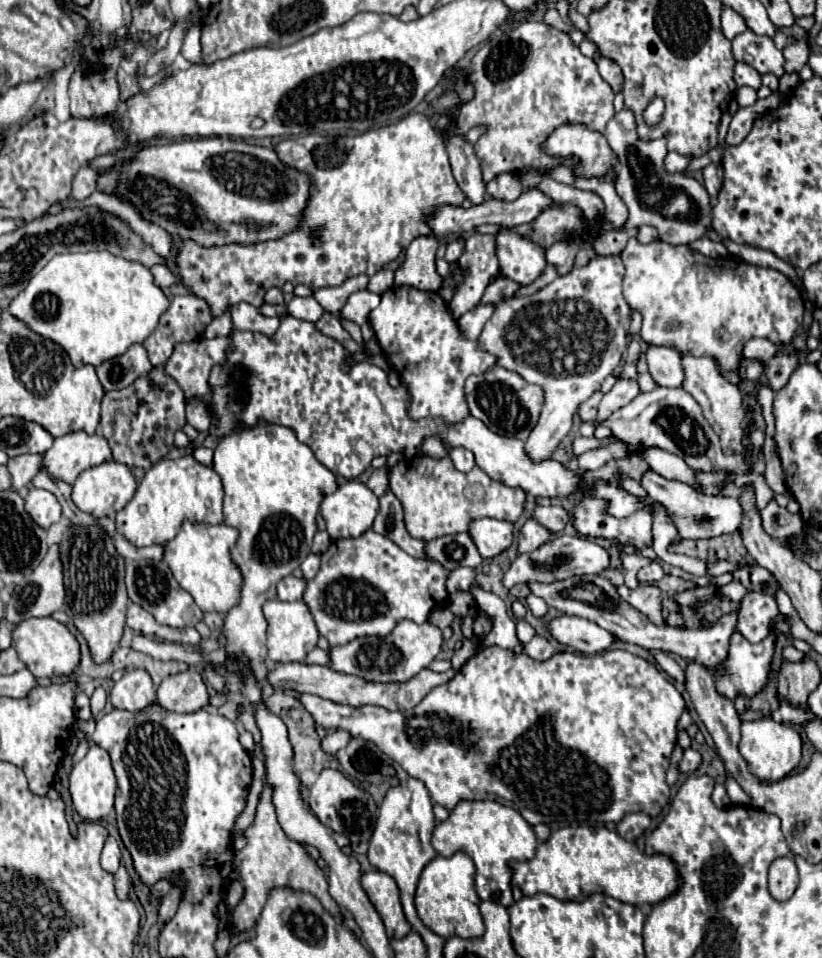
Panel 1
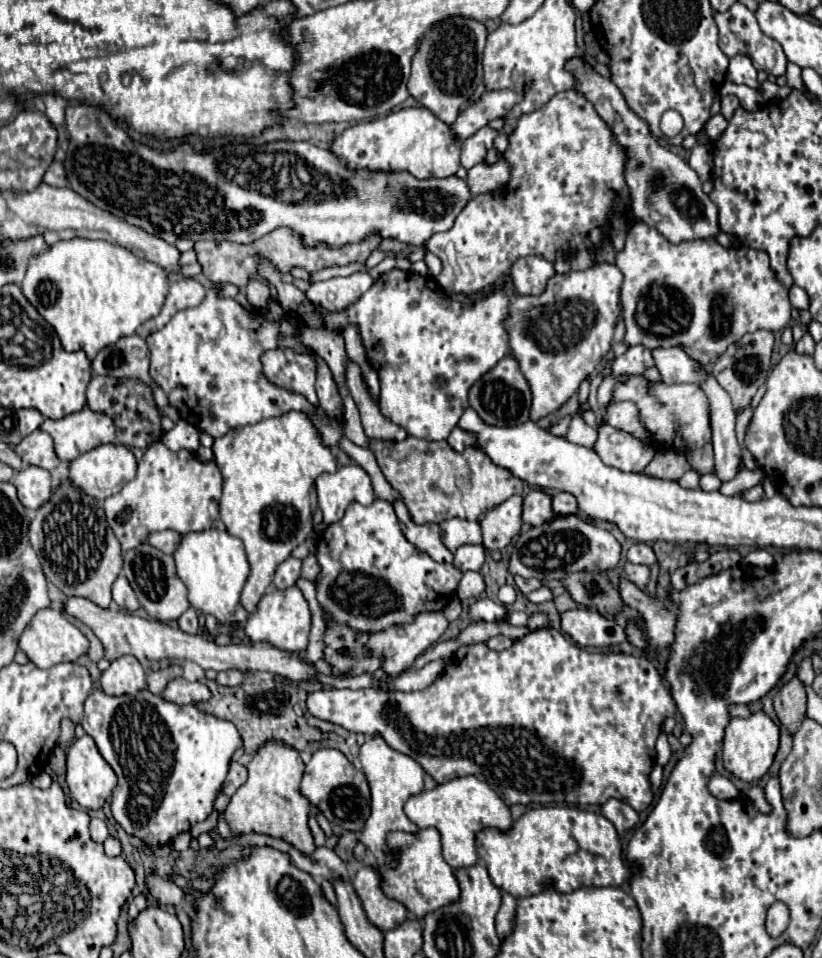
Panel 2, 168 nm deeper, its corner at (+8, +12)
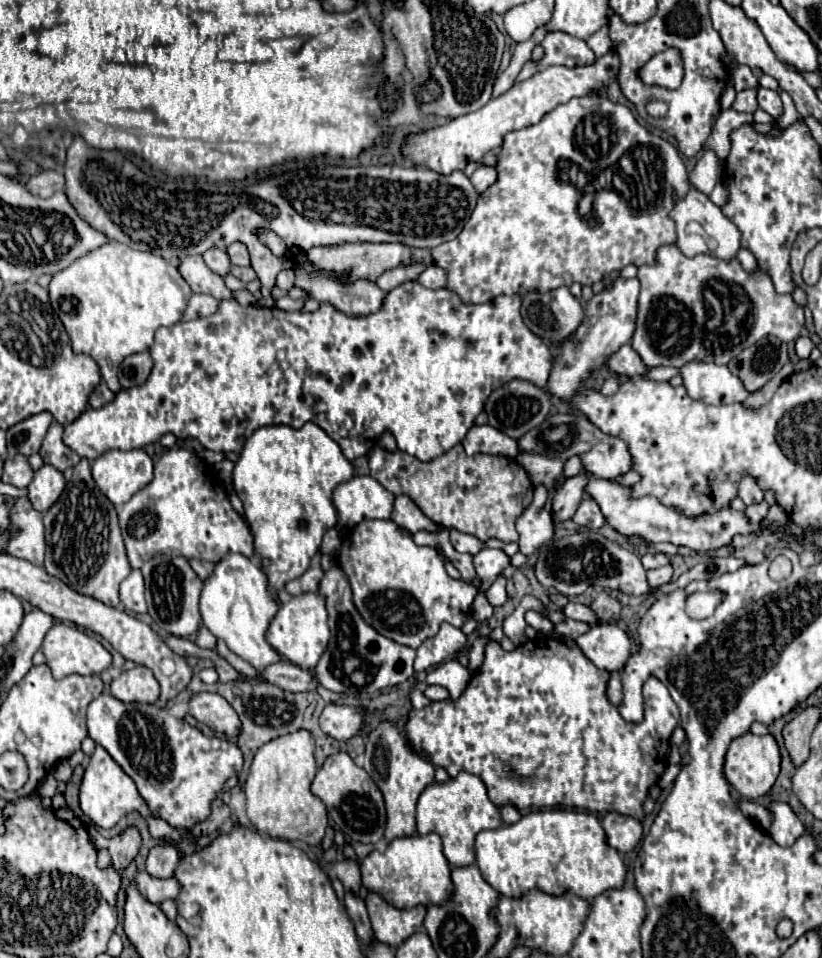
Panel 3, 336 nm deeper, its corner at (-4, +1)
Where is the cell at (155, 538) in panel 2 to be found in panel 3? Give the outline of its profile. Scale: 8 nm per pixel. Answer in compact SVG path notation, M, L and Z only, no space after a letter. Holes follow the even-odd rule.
M190 559L190 565L192 565L192 569L196 571L196 575L198 575L202 581L206 581L206 579L212 575L212 569L214 569L212 563L200 561L200 559Z

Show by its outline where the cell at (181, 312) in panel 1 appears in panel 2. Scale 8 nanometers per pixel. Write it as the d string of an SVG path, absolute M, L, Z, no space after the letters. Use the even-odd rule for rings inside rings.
M194 278L176 280L174 284L170 284L170 290L166 294L166 302L164 302L160 314L154 316L154 318L150 318L148 322L144 322L140 326L140 330L138 330L138 334L142 338L148 338L152 332L164 328L176 312L200 306L202 300L204 300L204 296L206 296L206 288L200 282L196 282Z

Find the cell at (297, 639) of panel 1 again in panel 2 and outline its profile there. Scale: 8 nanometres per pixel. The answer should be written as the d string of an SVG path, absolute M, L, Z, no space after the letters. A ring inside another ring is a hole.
M292 586L286 590L274 590L258 602L256 614L252 614L244 626L244 636L250 638L252 642L260 640L260 642L268 642L282 650L302 652L302 650L306 650L306 644L308 644L310 622L312 622L312 616L310 616L306 598L300 588Z

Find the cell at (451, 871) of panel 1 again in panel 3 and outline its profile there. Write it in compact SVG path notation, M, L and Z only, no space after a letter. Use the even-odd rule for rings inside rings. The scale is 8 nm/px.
M436 833L392 839L384 853L372 851L360 861L362 885L368 891L378 893L396 909L412 909L416 905L440 905L440 901L448 897L448 889L452 889L452 881L448 881L448 869L450 865L442 853L440 837Z

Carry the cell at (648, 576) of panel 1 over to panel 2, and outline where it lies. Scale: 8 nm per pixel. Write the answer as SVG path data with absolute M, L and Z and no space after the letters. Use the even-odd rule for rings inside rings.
M634 544L630 550L628 550L628 554L626 554L626 558L628 558L628 562L632 562L632 564L644 564L644 566L652 566L654 562L656 562L656 556L654 556L654 552L652 552L652 548L648 546L648 544Z

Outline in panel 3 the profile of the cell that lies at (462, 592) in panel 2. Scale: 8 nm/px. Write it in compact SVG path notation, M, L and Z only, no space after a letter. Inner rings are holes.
M498 577L492 587L488 589L488 601L495 607L500 607L506 603L506 577Z

